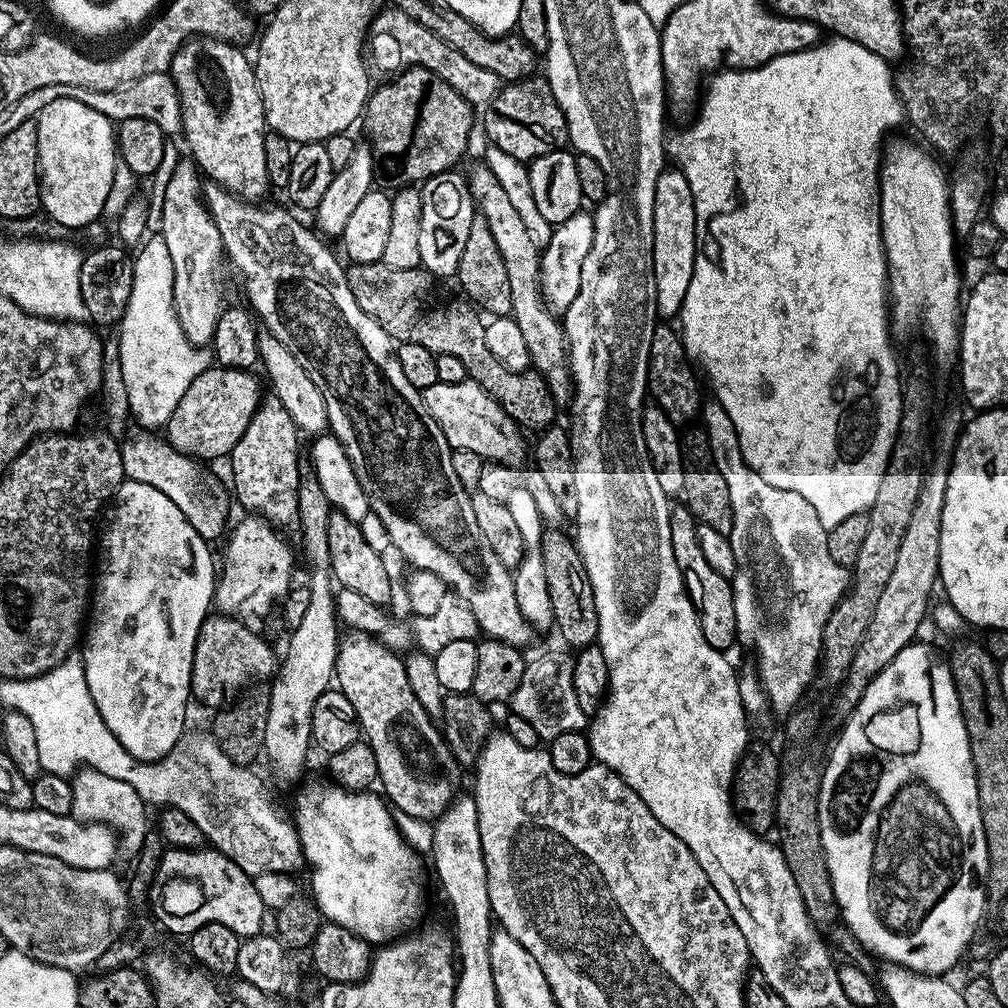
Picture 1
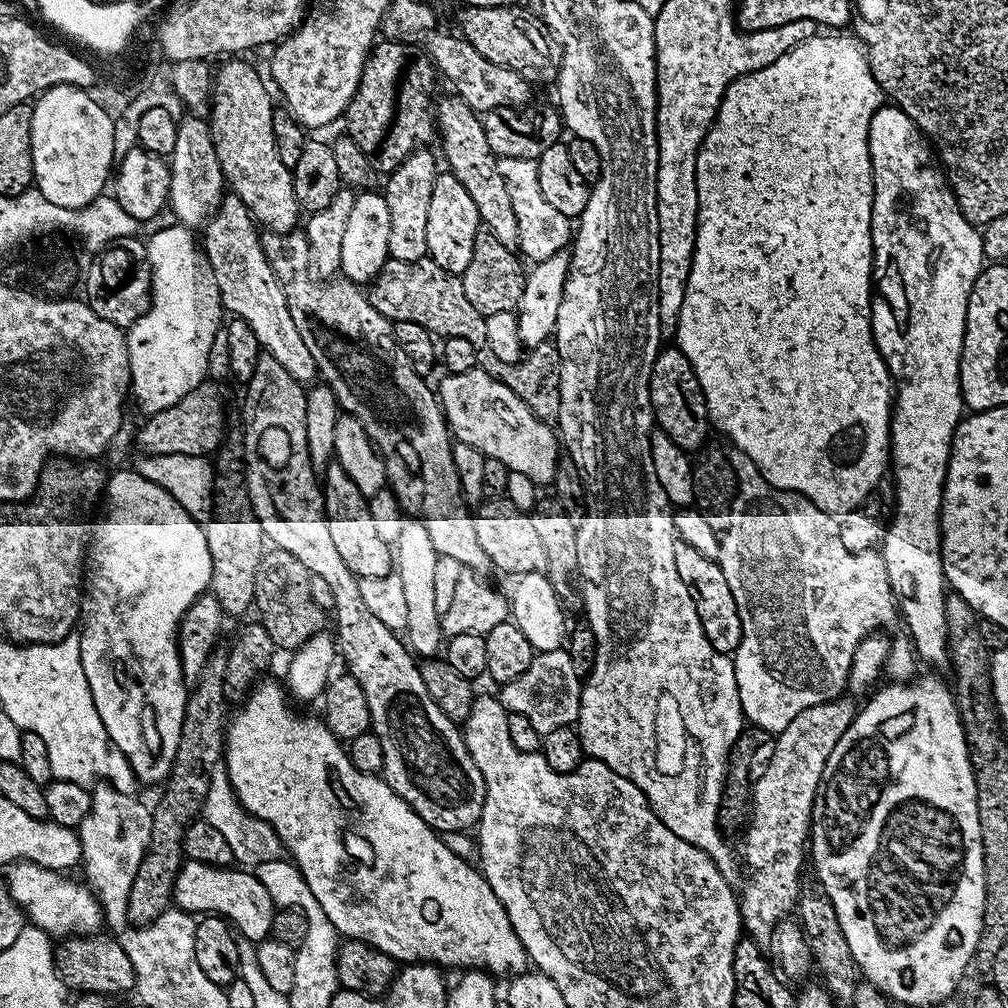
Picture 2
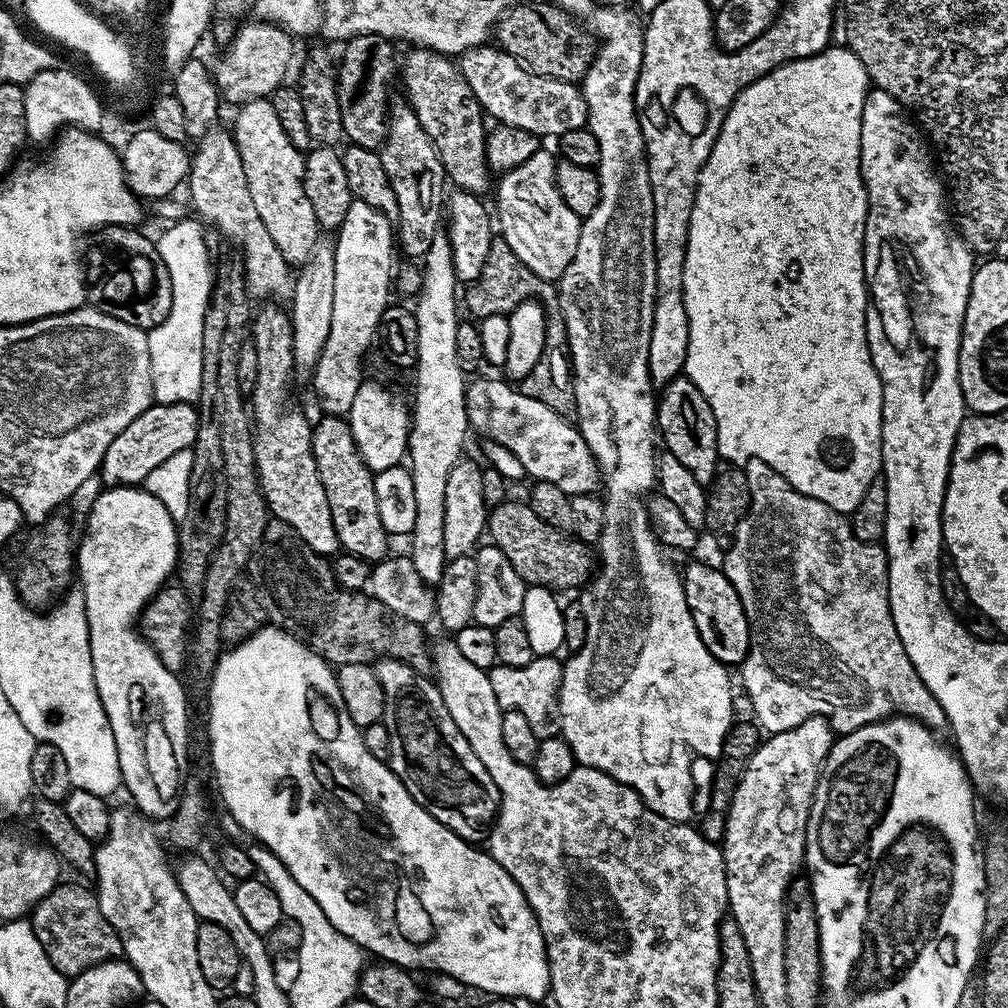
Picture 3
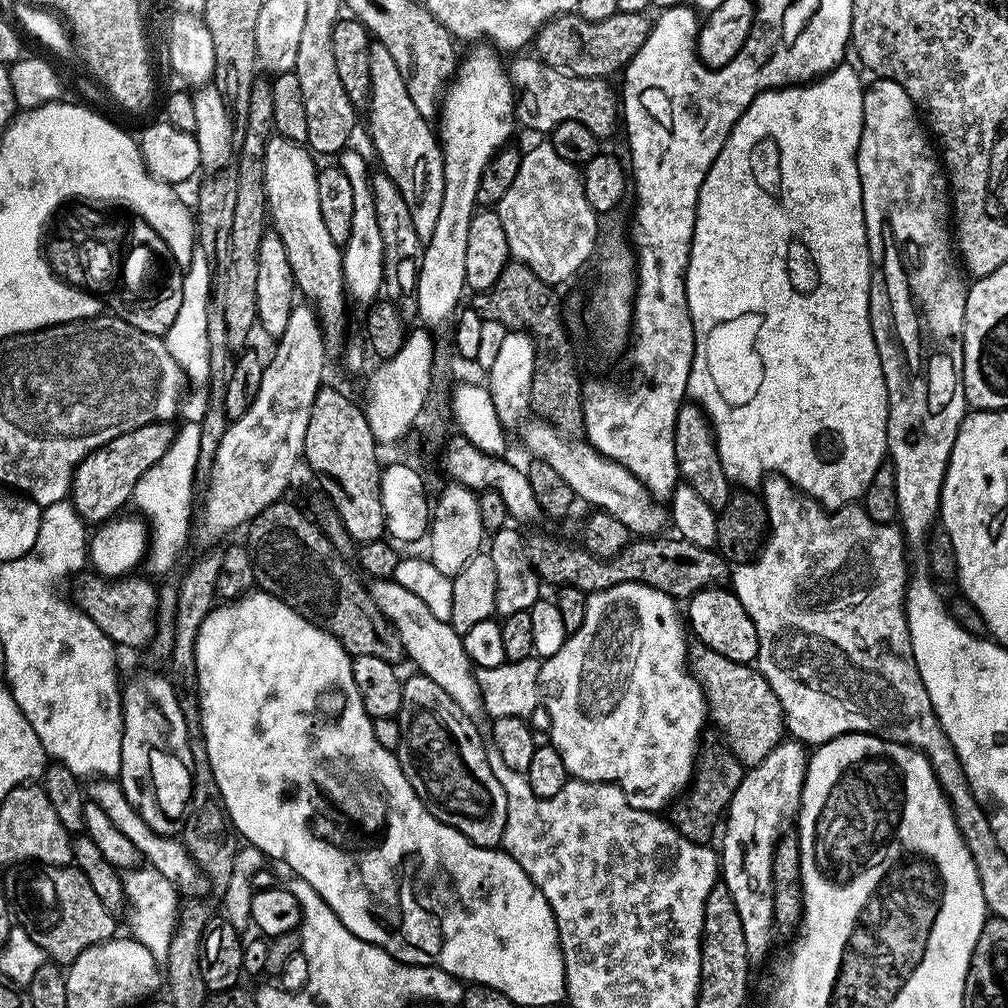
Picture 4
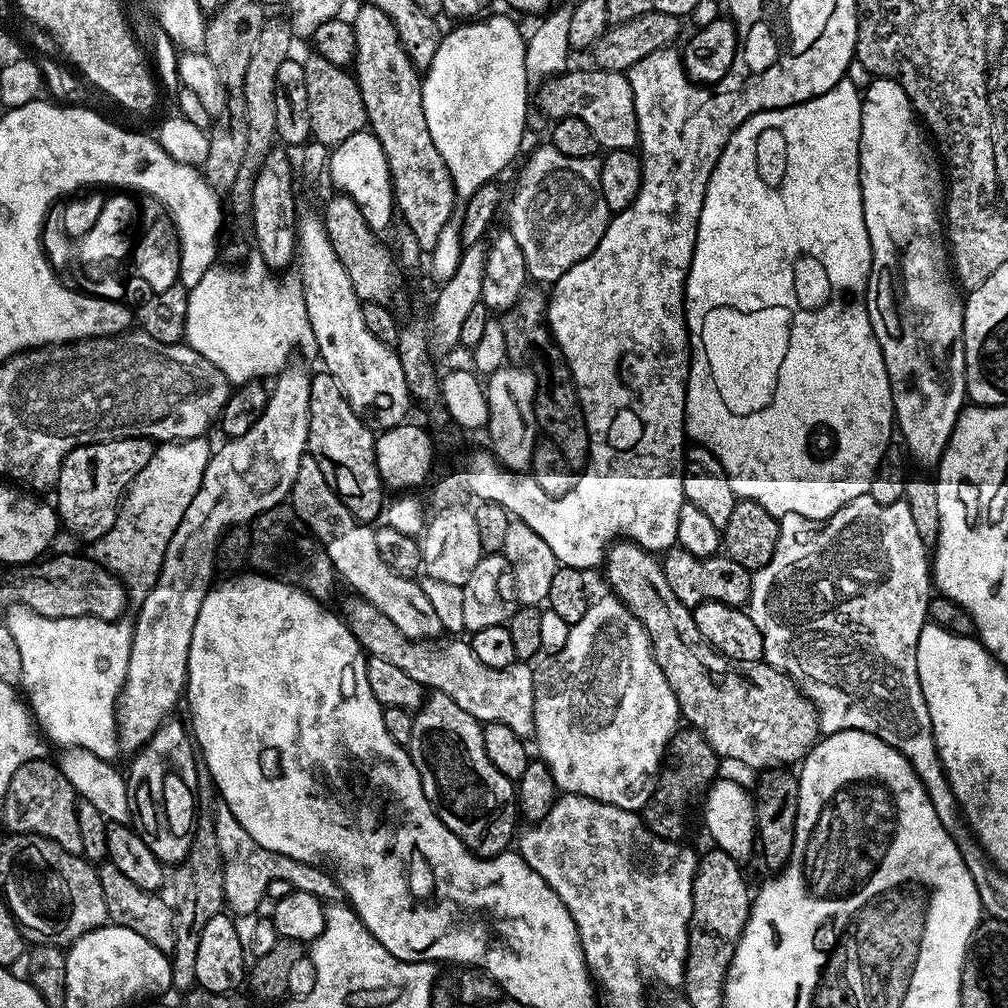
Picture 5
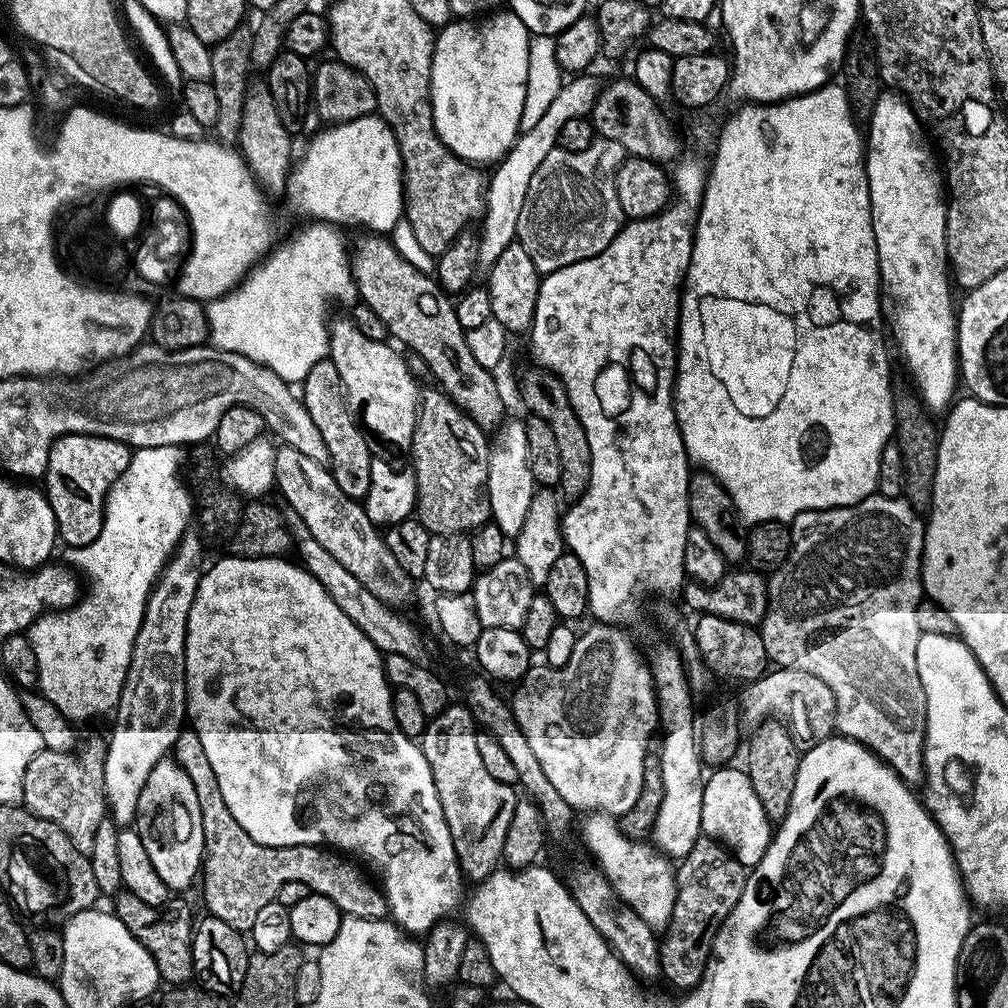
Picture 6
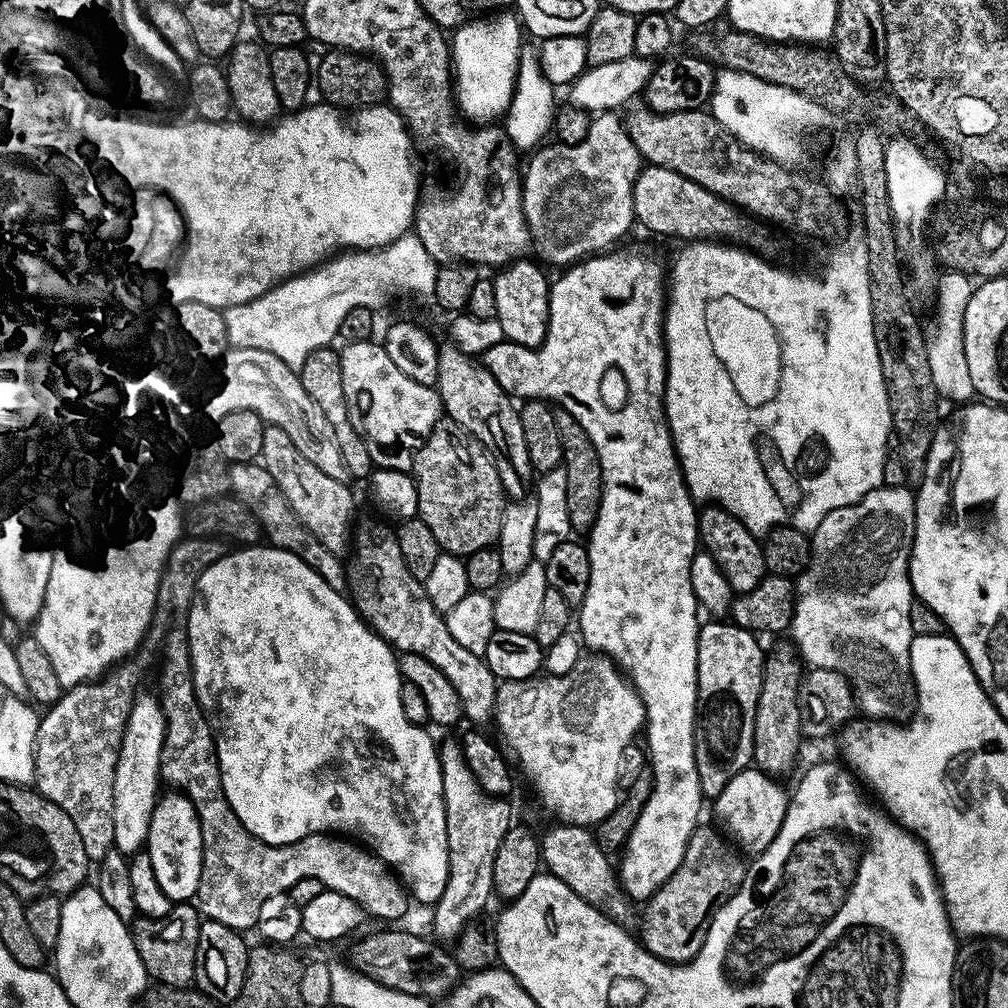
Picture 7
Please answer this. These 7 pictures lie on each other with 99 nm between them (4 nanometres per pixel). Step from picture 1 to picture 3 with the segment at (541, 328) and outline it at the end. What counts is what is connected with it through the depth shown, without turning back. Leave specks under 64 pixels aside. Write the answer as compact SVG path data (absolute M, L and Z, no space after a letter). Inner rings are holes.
M419 46L411 51L402 60L402 80L404 76L404 88L408 91L406 103L414 110L418 122L422 122L422 130L426 130L435 146L445 177L451 183L453 180L459 191L483 197L490 179L486 162L486 113L478 98L474 98L474 90L470 90L470 82L466 82L455 59Z

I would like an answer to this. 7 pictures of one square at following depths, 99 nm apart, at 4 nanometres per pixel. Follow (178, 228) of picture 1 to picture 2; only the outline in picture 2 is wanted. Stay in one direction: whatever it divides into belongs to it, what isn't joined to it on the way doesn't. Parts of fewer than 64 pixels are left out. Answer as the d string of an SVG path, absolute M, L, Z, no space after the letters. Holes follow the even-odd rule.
M188 114L177 123L178 142L174 142L174 150L170 157L170 184L169 196L167 203L173 214L176 215L177 221L185 228L196 230L201 227L220 207L222 197L226 192L226 181L224 171L220 169L216 148L212 144L212 130L207 119L199 120L199 115Z

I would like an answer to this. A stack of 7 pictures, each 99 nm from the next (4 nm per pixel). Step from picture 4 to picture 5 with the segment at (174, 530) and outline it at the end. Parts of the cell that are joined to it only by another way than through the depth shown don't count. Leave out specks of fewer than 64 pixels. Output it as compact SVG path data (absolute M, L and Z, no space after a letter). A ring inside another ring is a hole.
M196 436L193 440L161 443L153 451L150 462L142 466L142 474L134 478L134 482L124 493L124 499L120 501L120 513L116 516L112 529L91 545L92 559L97 560L107 572L113 572L137 601L144 600L154 586L162 570L162 558L166 558L168 540L174 538L174 530L178 530L178 522L182 522L186 506L190 506L194 494L198 494L198 486L202 486L202 474L214 451L213 445L208 445L206 441L204 436Z

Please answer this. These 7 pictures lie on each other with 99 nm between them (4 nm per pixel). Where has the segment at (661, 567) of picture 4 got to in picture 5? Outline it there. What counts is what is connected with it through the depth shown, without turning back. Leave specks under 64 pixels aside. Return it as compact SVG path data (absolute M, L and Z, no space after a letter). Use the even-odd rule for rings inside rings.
M673 546L663 553L662 563L666 582L670 582L670 590L674 590L678 602L682 602L687 608L694 609L706 602L722 602L735 608L744 608L747 605L752 589L752 573L727 554L698 558L690 554L690 550Z

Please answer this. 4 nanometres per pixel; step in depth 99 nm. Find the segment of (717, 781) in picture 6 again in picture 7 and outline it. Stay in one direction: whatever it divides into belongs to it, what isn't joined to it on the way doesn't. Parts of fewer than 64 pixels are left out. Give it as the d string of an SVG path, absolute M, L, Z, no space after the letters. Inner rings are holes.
M755 766L744 768L726 784L722 794L715 797L716 812L736 838L743 853L757 856L774 840L781 829L788 808L789 797L779 786L780 782Z

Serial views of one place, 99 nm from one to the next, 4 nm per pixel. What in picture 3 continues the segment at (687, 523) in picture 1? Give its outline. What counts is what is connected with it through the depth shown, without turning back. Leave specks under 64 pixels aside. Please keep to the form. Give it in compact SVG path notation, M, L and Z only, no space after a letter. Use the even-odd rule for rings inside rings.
M692 564L688 569L683 569L682 579L686 606L690 606L694 626L706 650L710 650L710 654L714 654L714 658L718 658L725 666L743 664L750 646L750 630L746 610L742 610L742 598L738 598L738 590L734 590L719 567L707 568L704 564Z

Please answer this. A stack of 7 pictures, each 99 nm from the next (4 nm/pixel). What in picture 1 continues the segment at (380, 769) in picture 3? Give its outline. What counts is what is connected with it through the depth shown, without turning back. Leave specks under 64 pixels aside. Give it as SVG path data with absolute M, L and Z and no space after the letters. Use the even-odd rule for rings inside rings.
M316 780L313 784L308 784L296 796L296 817L294 823L296 825L296 833L300 836L300 845L304 851L304 859L307 867L313 868L312 872L312 892L311 899L315 900L320 908L321 917L325 921L337 924L338 926L346 926L346 930L350 930L354 934L358 934L363 940L368 941L373 946L383 946L399 937L405 930L411 929L416 919L424 912L424 864L420 861L420 856L404 841L402 833L396 829L396 824L392 821L394 812L391 807L379 795L375 796L375 791L367 792L351 792L345 788L341 788L335 782L327 782Z

